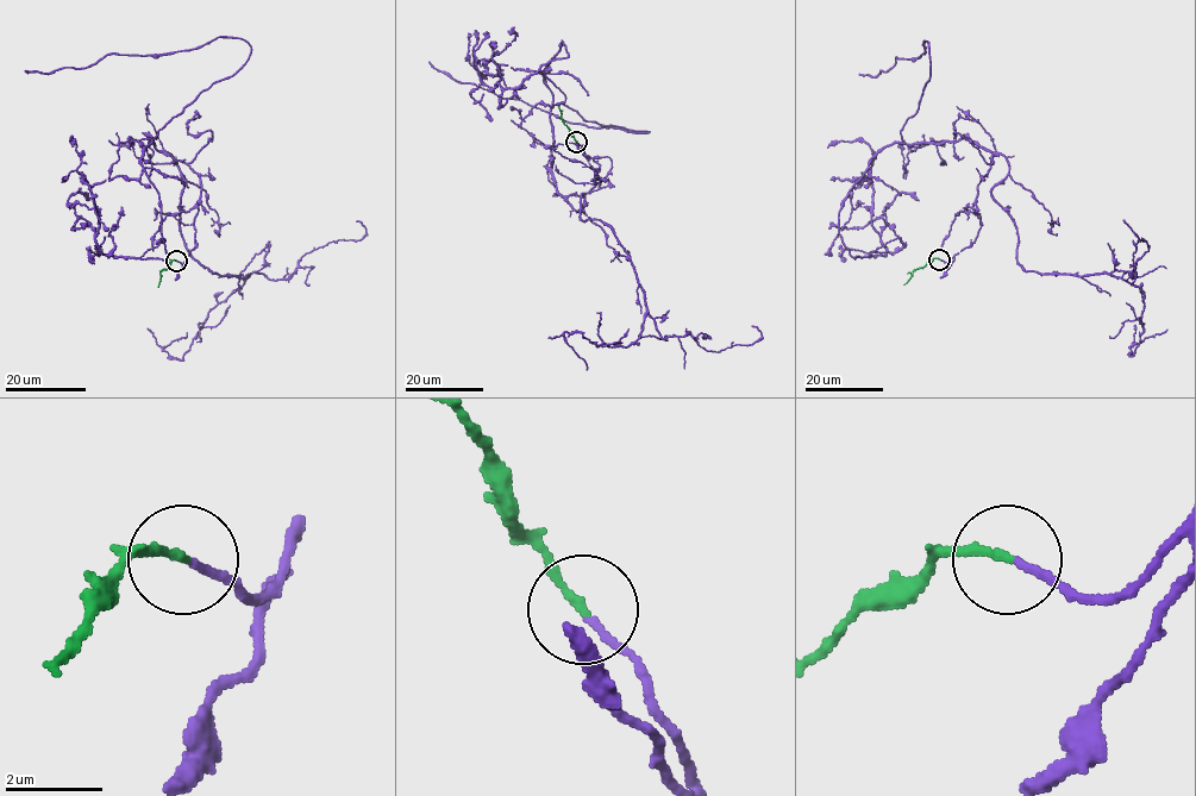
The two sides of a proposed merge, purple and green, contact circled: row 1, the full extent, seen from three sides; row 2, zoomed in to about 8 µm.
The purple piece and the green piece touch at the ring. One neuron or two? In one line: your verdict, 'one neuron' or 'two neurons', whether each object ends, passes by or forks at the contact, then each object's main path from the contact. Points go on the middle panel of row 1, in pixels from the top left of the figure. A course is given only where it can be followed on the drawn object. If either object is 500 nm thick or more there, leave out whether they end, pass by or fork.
one neuron | purple ends | green ends | purple via (577, 143), (599, 187), (562, 195), (543, 74), (562, 42), (568, 55), (506, 89), (487, 63), (509, 35) | green via (577, 142), (558, 106)

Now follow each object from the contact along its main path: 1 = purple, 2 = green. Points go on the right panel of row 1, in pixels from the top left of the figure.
1: (940, 259), (982, 223), (993, 155), (966, 138), (882, 149), (839, 234), (887, 251), (864, 179), (832, 256)
2: (939, 259), (914, 270), (903, 284)

